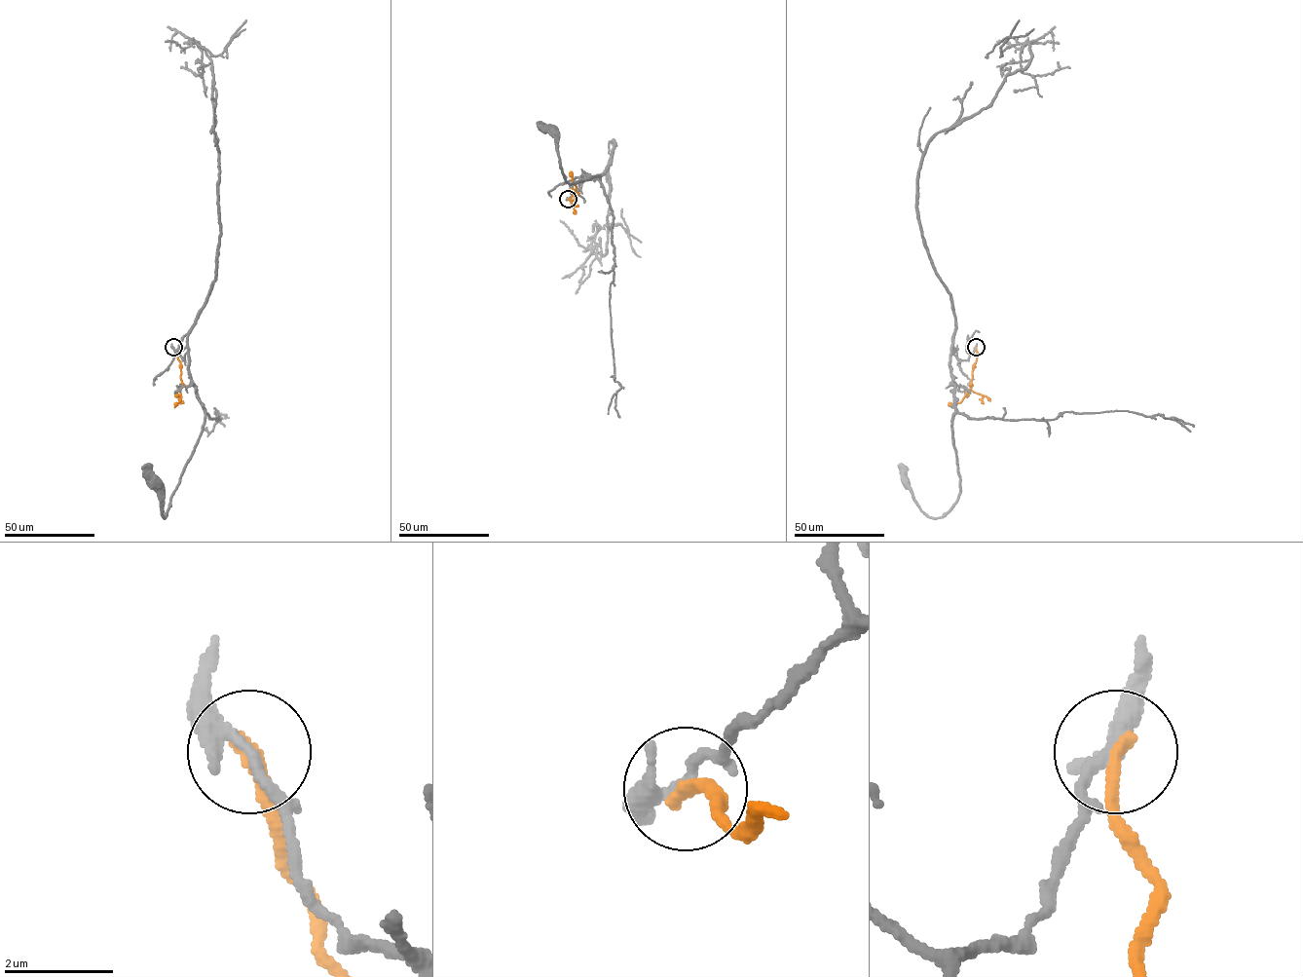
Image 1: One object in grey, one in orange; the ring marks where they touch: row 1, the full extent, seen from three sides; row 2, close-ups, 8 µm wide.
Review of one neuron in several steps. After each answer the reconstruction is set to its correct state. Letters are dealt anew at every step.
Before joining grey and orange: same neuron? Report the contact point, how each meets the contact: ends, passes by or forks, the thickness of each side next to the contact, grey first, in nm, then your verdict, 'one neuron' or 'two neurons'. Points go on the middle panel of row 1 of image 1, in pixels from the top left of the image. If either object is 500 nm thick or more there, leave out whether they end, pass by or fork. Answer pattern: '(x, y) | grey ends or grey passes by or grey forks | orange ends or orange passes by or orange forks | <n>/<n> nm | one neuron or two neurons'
(568, 199) | grey forks | orange ends | 200/320 nm | two neurons

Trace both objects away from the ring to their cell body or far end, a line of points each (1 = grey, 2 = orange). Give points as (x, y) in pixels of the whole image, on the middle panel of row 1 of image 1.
1: (568, 199), (578, 190), (583, 174), (590, 178), (599, 176), (567, 182), (559, 161), (557, 133), (550, 128)
2: (568, 199), (573, 200), (577, 195), (571, 171)

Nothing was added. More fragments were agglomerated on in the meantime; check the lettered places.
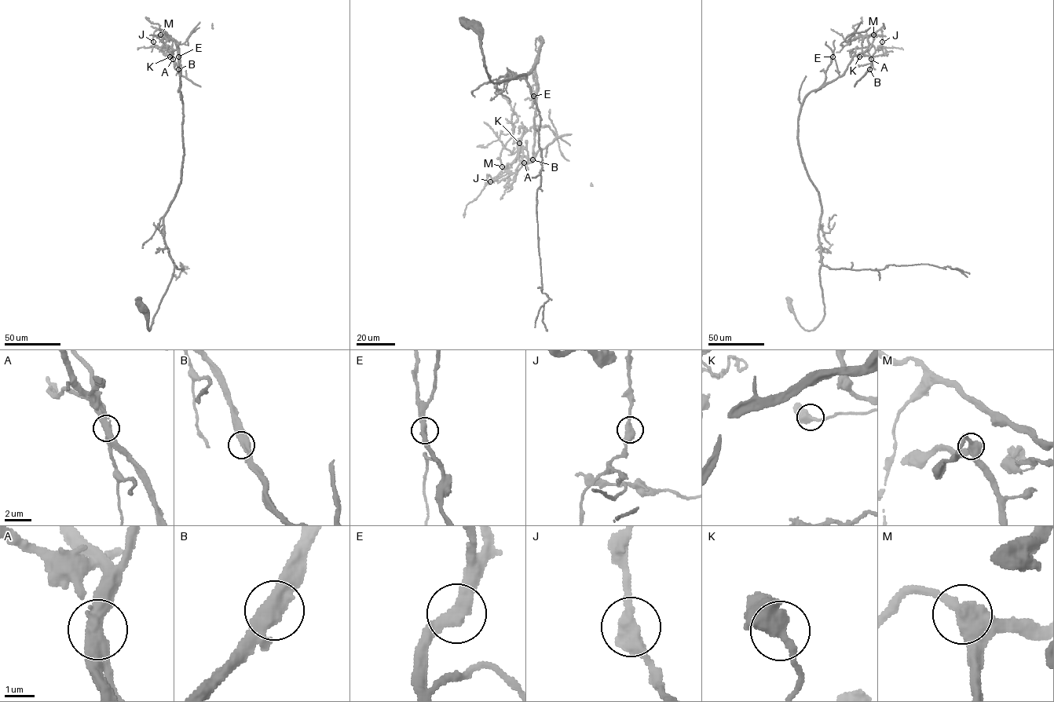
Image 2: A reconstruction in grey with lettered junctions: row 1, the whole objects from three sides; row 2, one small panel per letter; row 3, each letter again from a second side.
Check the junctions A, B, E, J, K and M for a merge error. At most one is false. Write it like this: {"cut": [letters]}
{"cut": ["A"]}

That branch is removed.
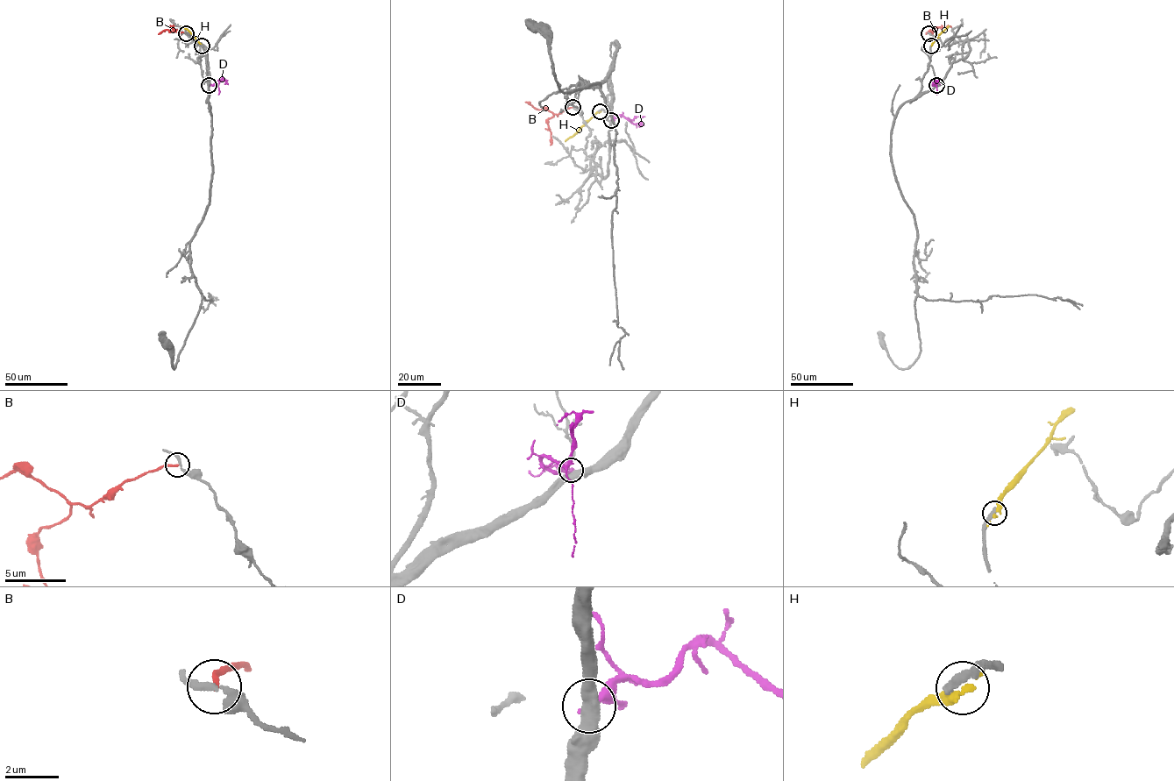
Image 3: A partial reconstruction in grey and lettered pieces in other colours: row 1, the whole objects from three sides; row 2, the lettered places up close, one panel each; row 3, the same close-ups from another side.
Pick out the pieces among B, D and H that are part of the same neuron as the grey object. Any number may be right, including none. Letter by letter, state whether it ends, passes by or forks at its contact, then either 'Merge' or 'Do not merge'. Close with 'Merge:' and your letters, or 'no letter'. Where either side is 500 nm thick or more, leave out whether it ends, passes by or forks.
B: It ends there. Do not merge
D: It passes by. Do not merge
H: It passes by. Do not merge
Merge: no letter

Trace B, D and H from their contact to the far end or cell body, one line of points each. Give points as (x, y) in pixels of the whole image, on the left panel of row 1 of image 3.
B: (186, 33), (175, 31), (173, 27)
D: (209, 85), (217, 85), (222, 79), (226, 81), (224, 83)
H: (202, 46), (181, 25)

